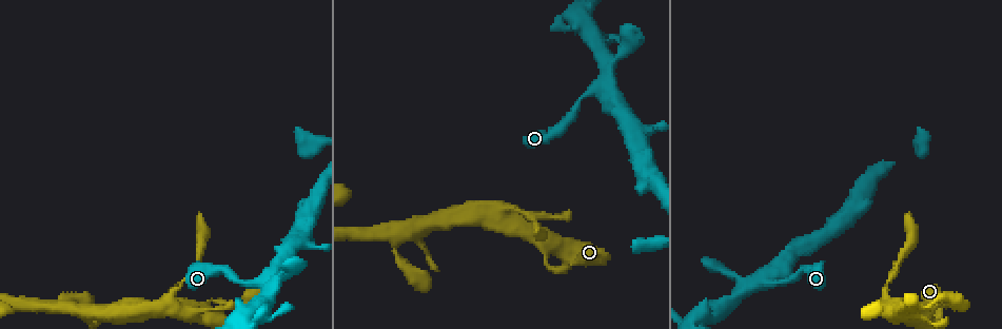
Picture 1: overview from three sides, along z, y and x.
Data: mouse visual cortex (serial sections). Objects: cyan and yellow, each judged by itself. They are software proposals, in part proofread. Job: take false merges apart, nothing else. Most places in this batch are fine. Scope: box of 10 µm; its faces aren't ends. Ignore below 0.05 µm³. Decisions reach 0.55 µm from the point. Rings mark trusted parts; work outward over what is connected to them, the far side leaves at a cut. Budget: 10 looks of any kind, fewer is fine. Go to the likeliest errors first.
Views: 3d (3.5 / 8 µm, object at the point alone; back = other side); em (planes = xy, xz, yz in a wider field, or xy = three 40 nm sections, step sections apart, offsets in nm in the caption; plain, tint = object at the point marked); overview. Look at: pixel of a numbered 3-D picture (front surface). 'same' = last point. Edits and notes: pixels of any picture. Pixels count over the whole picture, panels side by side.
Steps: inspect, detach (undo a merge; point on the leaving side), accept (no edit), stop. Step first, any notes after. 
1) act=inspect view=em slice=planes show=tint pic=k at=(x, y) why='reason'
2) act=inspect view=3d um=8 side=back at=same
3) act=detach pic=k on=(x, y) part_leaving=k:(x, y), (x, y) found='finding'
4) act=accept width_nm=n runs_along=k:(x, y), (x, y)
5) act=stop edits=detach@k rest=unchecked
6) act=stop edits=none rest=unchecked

act=inspect view=3d um=3.5 pic=1 at=(510, 207) why='sudden change in width'

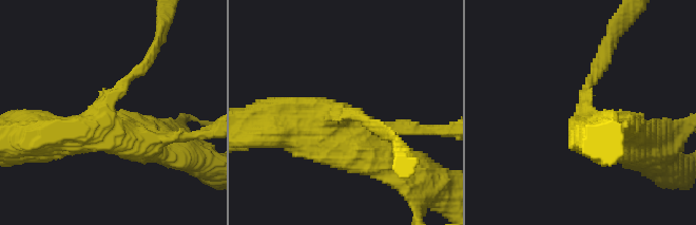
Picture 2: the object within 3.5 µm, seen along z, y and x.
act=inspect view=em slice=xy step=2 show=tint pic=2 at=(342, 113) arms=3 arm_widths_nm=150,450,600 why='need the tissue'

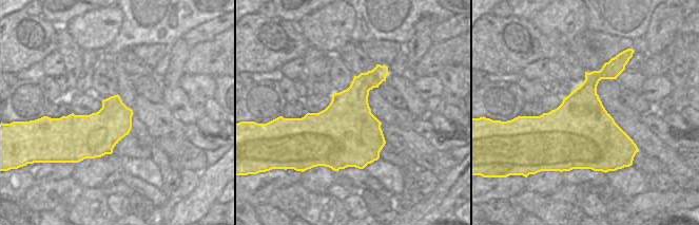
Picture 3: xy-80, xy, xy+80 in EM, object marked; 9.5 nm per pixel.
act=accept width_nm=600 runs_along=2:(390, 157), (354, 128), (260, 126) found='continuous, no second cell'

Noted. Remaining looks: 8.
act=inspect view=3d um=8 pic=1 at=(71, 308)

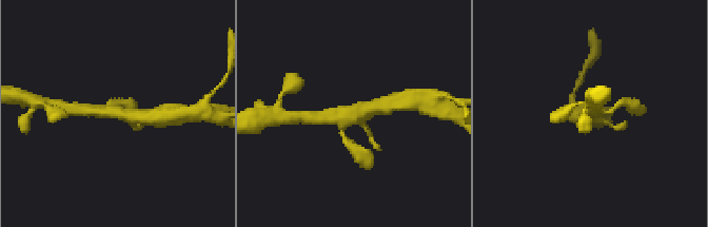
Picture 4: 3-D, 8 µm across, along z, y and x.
act=inspect view=em slice=xy step=3 show=tint at=same arms=4 arm_widths_nm=150,200,400,500

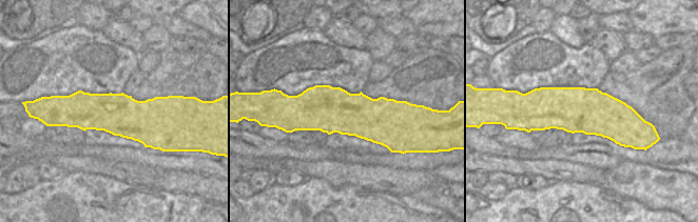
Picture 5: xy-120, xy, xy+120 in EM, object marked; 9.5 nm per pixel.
act=accept runs_along=4:(380, 107), (353, 117), (323, 117) found='continuous, no second cell'

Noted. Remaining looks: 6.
act=inspect view=3d um=8 pic=1 at=(602, 90) why='three-way junction'

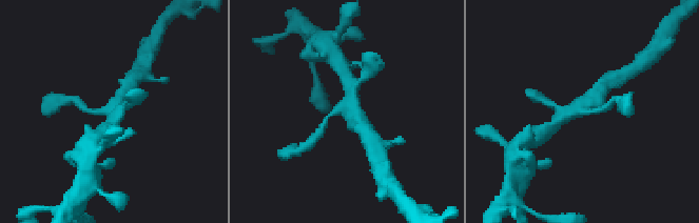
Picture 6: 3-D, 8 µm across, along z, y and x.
act=inspect view=em slice=xy step=3 show=tint at=same arms=3 arm_widths_nm=200,450,500 why='shape alone is not enough'

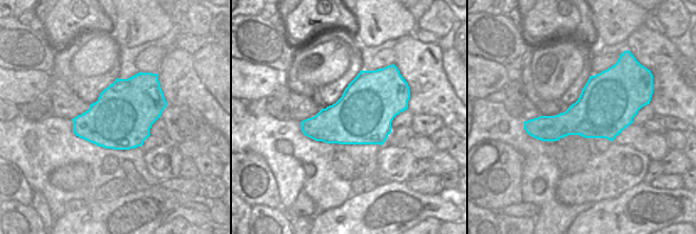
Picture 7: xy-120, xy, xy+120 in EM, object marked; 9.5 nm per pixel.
act=accept found='one cell here'

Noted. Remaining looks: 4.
act=inspect view=3d um=8 side=back pic=1 at=(258, 307) why='branch point'

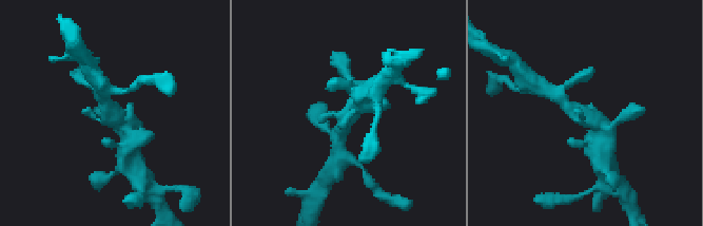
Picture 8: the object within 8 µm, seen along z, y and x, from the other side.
act=inspect view=3d um=3.5 at=same why='zoom in'

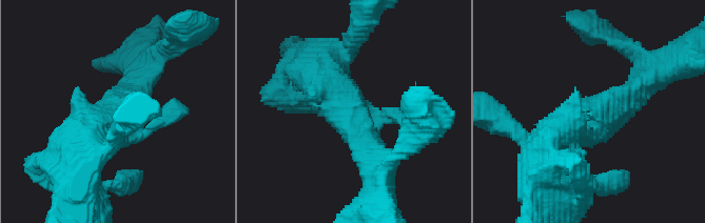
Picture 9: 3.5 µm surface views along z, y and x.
act=inspect view=em slice=planes show=tint pic=9 at=(588, 113)

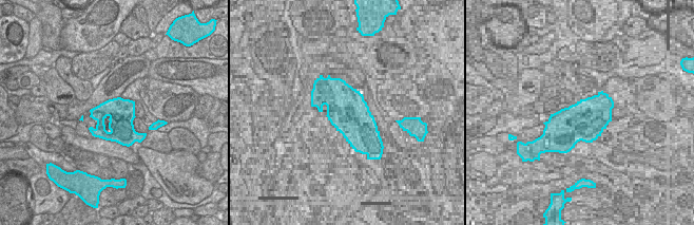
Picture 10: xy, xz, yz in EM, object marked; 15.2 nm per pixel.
act=accept runs_along=9:(640, 84), (541, 153) found='all the same cell'

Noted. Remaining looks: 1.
act=stop edits=none rest=unchecked

